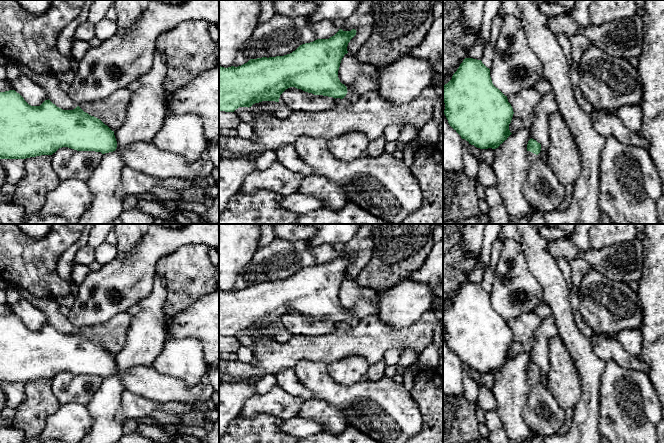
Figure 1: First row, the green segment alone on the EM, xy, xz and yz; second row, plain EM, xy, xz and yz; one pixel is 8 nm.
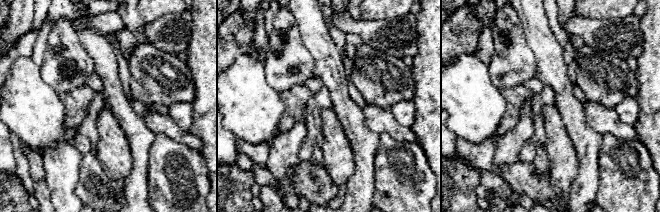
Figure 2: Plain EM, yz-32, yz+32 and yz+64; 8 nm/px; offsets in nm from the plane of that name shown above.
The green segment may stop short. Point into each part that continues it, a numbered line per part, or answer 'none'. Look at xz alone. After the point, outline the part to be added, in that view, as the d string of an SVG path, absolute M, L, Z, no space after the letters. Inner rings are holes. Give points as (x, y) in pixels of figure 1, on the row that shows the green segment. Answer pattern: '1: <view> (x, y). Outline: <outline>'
1: xz (363, 84). Outline: M377 68L377 75L374 78L361 76L351 84L346 86L348 92L354 92L360 96L368 92L378 92L379 90L379 75L384 68Z

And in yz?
1: yz (532, 157). Outline: M528 151L527 152L527 156L528 156L528 159L531 161L531 162L534 162L538 159L538 155Z

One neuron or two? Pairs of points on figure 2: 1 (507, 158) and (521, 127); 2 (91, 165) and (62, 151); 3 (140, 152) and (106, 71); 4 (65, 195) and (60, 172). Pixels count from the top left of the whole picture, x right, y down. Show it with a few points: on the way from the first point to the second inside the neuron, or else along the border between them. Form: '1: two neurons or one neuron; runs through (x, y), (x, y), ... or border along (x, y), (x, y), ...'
1: one neuron; runs through (507, 150), (508, 146), (518, 135)
2: two neurons; border along (83, 156), (77, 183)
3: one neuron; runs through (137, 132), (121, 109), (114, 91)
4: one neuron; runs through (63, 189), (62, 178)

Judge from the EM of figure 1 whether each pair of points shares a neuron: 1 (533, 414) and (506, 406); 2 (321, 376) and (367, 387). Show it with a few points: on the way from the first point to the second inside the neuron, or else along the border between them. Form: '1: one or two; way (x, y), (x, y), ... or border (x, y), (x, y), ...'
1: two; border (530, 388), (523, 419), (531, 429)
2: one; way (332, 387), (336, 391), (356, 391)

